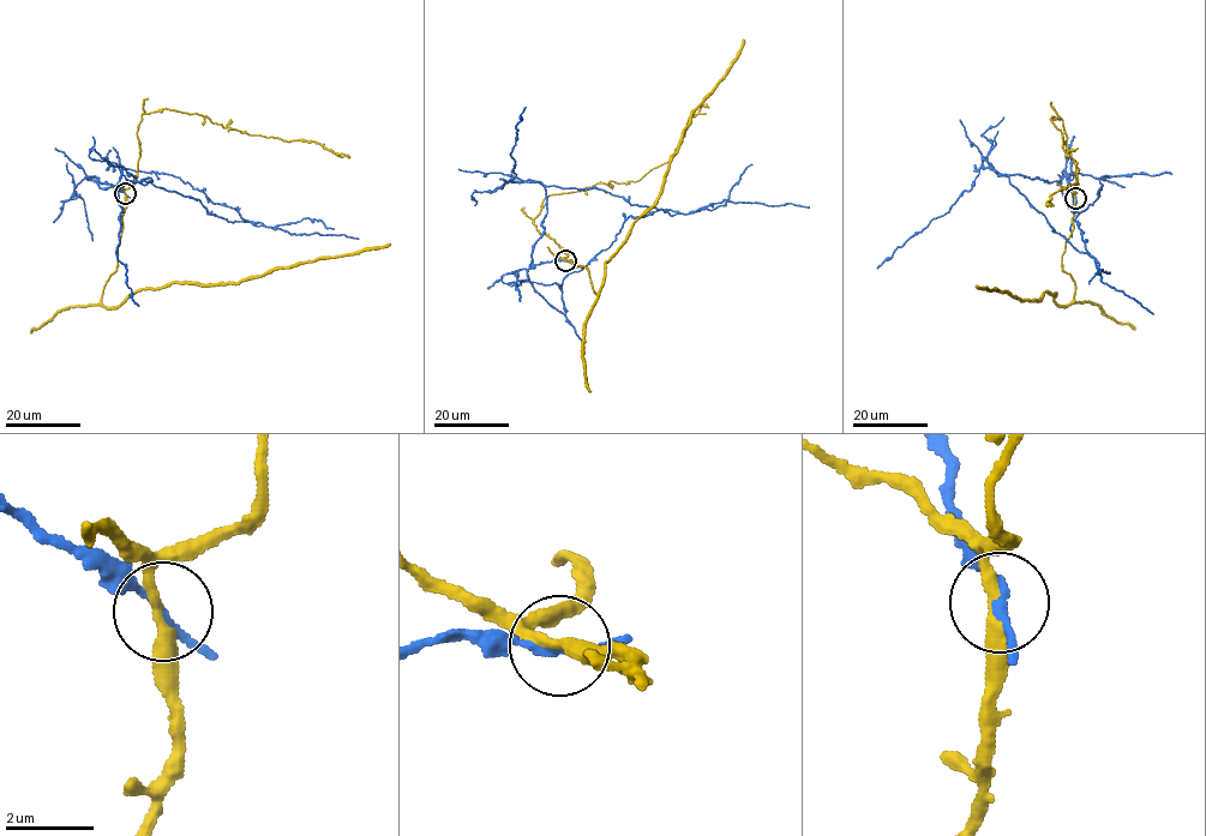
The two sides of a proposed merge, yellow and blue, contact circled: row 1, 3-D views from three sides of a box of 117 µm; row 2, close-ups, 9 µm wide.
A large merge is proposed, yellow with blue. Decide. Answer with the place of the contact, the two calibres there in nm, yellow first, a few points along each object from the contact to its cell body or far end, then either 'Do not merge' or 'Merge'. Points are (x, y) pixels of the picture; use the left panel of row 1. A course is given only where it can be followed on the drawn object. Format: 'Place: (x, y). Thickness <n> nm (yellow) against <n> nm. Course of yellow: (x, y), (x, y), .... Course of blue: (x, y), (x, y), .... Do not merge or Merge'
Place: (125, 193). Thickness 240 nm (yellow) against 190 nm. Course of yellow: (125, 193), (118, 268), (103, 289), (102, 302), (112, 308), (144, 289), (176, 282), (236, 284), (389, 244). Course of blue: (125, 193), (95, 181), (151, 179), (242, 221), (174, 176), (109, 164), (110, 151). Do not merge

